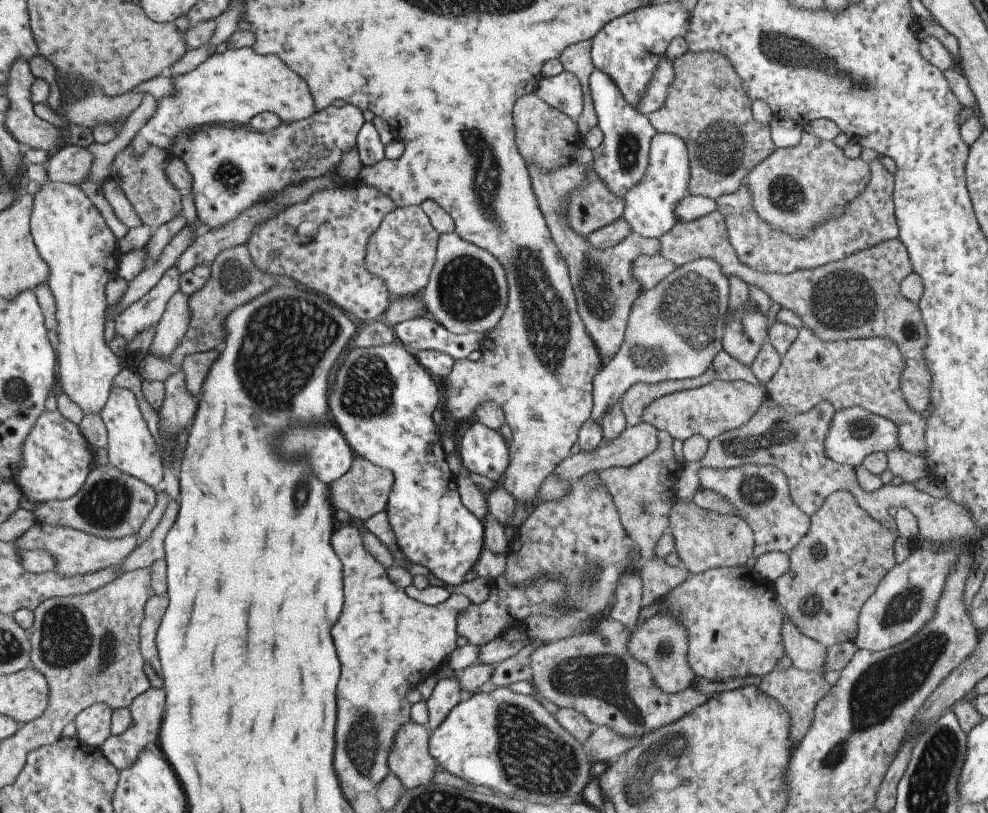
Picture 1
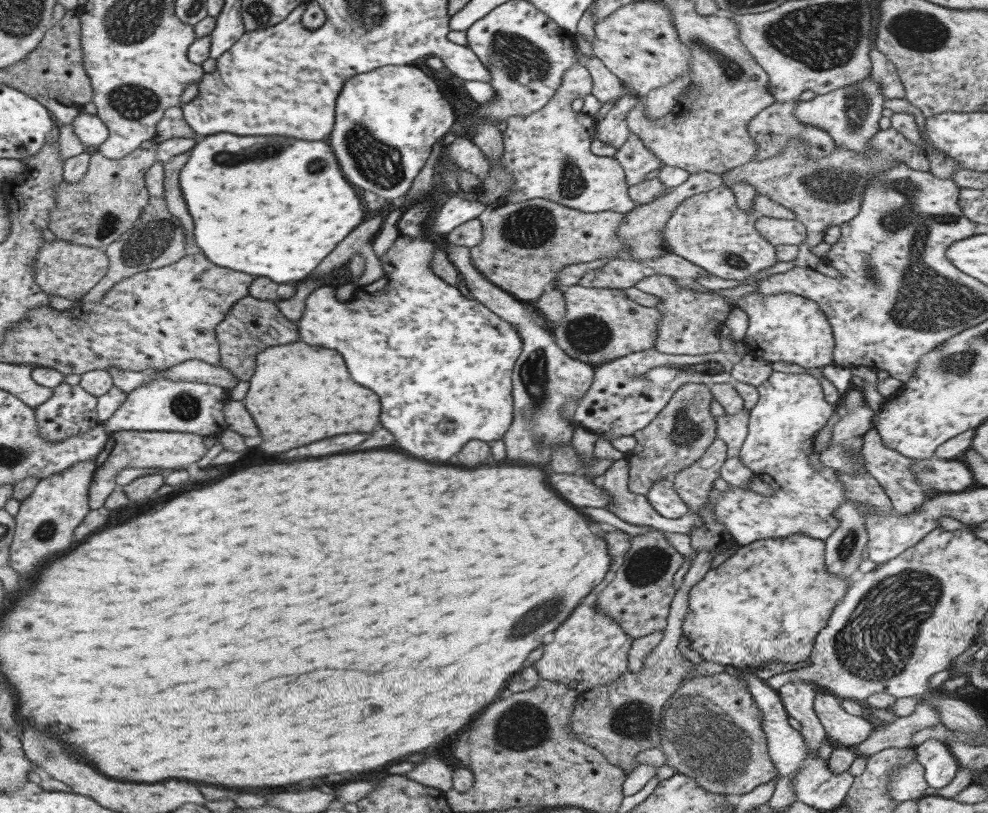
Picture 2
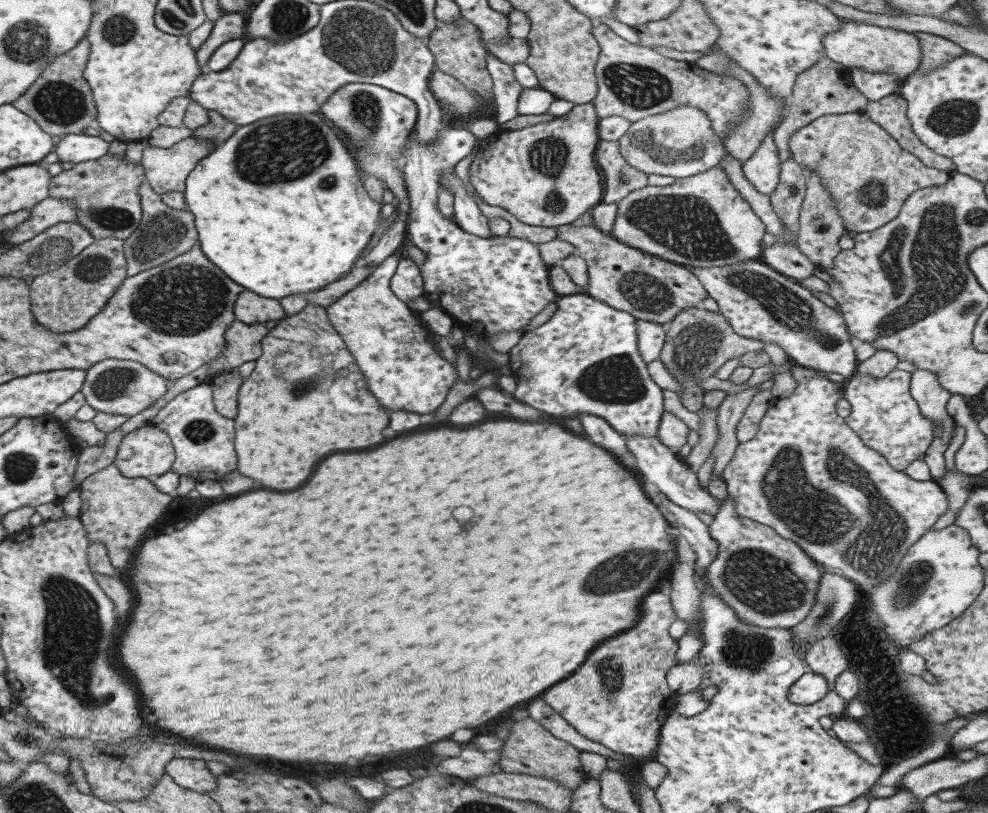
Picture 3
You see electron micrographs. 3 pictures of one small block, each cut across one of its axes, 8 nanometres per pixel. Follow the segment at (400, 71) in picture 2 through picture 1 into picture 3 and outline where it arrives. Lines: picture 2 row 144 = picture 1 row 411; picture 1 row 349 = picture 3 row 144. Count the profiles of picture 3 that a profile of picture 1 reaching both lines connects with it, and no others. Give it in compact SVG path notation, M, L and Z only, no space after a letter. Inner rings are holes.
M351 83L337 88L331 96L320 106L321 114L331 120L337 128L337 132L345 132L351 140L353 148L356 148L355 160L361 173L369 173L381 179L386 189L389 189L395 200L393 216L387 230L380 236L377 244L373 245L365 254L365 268L372 273L388 256L396 254L403 241L416 246L425 254L425 261L419 269L422 281L422 296L427 298L431 308L439 308L447 313L454 324L461 329L468 330L475 338L479 338L479 348L492 348L489 344L489 336L497 332L509 332L509 330L521 331L531 318L537 316L551 301L557 298L553 289L549 286L548 269L539 256L537 245L517 237L491 236L481 238L461 230L457 223L451 219L445 219L437 208L437 189L439 176L454 168L455 164L465 158L471 150L477 148L479 139L475 138L468 130L458 127L448 128L444 126L438 138L430 144L418 142L414 133L417 118L415 104L406 96L381 88L374 84Z

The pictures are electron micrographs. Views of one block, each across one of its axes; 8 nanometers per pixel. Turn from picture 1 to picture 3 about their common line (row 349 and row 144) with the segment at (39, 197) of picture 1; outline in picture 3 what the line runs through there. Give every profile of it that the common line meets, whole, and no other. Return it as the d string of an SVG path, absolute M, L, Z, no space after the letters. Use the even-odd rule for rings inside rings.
M65 134L57 142L53 152L58 162L71 162L74 164L92 161L106 155L108 144L98 136L79 134Z

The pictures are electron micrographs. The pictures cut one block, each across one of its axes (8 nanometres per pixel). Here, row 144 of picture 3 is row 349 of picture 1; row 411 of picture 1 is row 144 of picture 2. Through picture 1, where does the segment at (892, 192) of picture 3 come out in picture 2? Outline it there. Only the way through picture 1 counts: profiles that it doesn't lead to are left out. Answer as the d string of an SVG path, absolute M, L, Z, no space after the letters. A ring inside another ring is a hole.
M894 128L879 129L868 139L867 144L866 153L850 152L847 148L834 146L829 155L809 159L806 142L802 138L790 138L775 156L725 170L720 175L721 184L731 188L731 183L737 181L747 183L755 189L756 194L763 194L789 209L806 230L805 240L799 244L797 256L792 262L795 267L813 269L821 259L811 254L811 248L822 241L824 230L830 226L840 226L857 214L865 186L879 172L893 168L895 162L921 172L929 170L926 154L919 150L918 145L909 143Z

